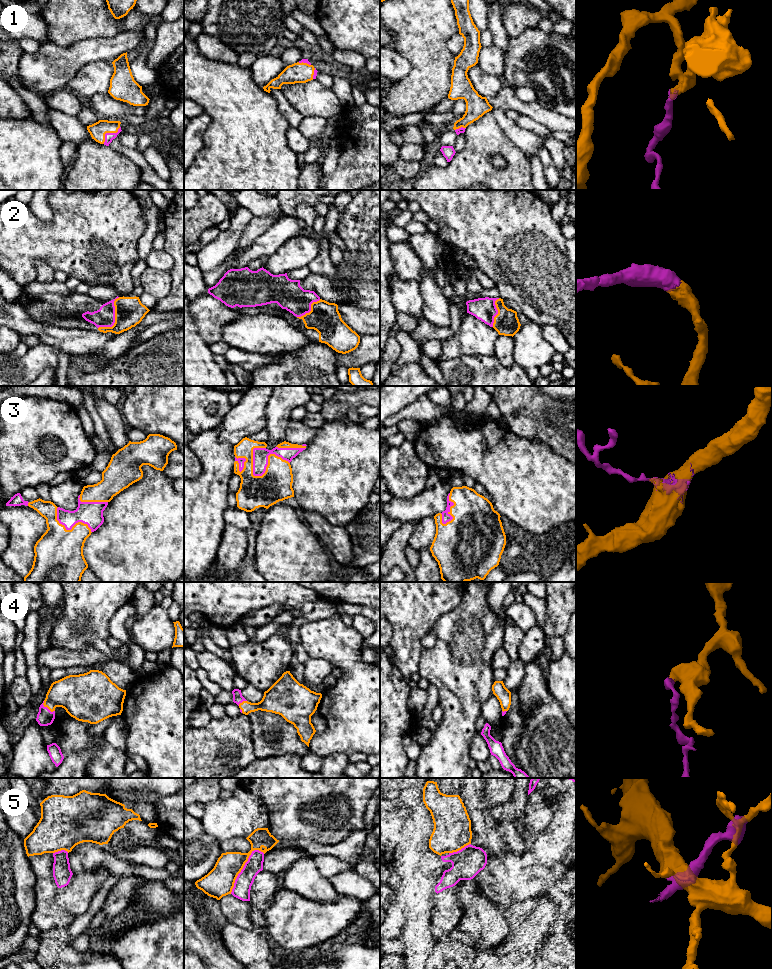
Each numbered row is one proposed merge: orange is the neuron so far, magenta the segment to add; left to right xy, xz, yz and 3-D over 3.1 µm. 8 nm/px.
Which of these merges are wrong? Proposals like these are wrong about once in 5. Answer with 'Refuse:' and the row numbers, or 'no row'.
Refuse: 5

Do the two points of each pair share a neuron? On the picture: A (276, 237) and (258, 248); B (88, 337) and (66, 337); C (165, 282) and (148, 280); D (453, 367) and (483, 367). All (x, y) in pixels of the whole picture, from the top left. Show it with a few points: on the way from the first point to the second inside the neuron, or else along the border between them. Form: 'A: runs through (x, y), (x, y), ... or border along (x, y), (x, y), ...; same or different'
A: runs through (272, 239), (262, 246); same
B: runs through (83, 337), (71, 337); same
C: runs through (161, 282), (152, 281); same
D: runs through (460, 367), (476, 367); same

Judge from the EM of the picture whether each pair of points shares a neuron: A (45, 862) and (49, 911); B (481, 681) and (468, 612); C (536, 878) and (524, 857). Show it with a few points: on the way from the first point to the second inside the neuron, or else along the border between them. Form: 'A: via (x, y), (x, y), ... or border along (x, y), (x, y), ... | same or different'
A: via (45, 874), (47, 899) | same
B: via (468, 664), (468, 629) | same
C: border along (535, 862), (528, 867) | different

